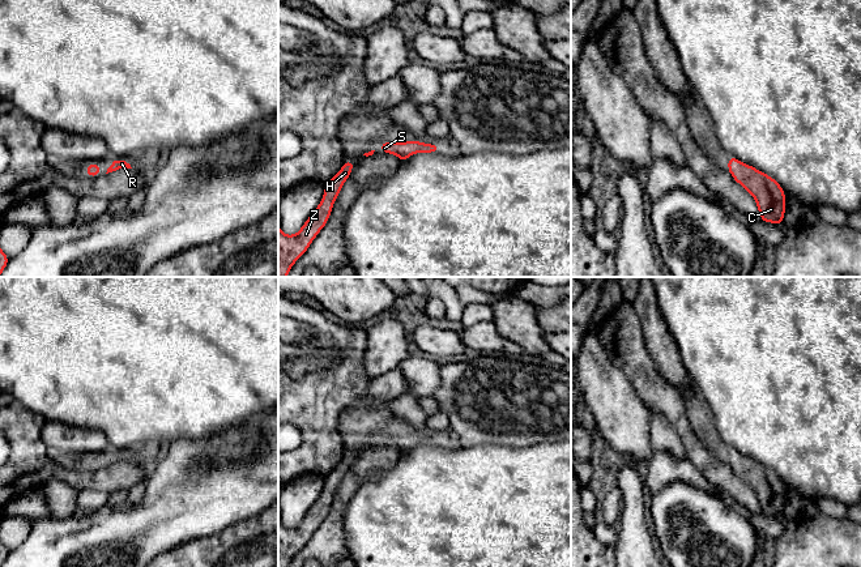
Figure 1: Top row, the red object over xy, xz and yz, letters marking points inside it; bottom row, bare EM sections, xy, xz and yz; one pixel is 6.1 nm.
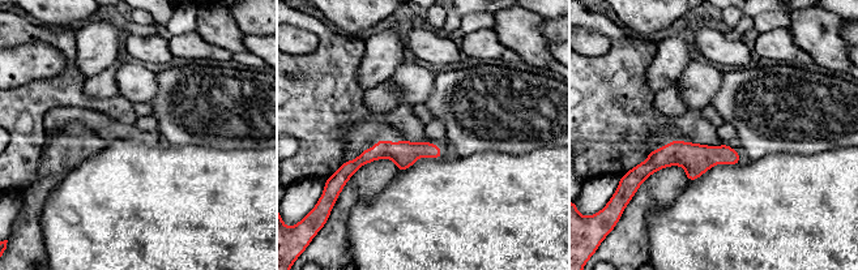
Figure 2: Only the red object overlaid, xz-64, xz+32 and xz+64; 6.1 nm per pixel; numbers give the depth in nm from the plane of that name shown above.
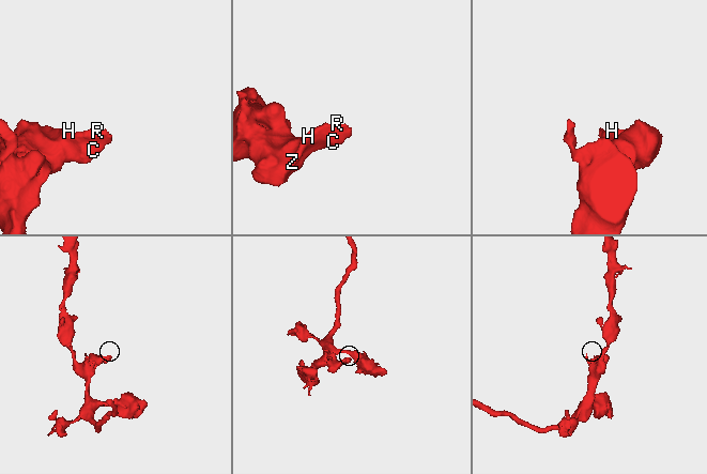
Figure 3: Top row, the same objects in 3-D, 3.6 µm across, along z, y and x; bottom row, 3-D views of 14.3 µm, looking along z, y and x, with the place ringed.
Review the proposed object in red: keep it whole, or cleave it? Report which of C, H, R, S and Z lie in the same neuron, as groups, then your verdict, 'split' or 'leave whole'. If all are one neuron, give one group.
groups C H R S Z; leave whole

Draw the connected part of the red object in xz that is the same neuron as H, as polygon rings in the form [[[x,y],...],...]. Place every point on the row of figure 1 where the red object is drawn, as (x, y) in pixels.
[[[345,161],[341,170],[324,187],[319,206],[295,235],[286,235],[278,225],[278,277],[286,277],[295,261],[308,250],[312,240],[327,225],[331,212],[344,183],[348,180],[354,162]]]

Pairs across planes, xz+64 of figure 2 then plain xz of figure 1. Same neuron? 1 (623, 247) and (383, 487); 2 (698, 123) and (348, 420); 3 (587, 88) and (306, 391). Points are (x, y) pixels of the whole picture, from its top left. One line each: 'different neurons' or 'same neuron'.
1: different neurons
2: different neurons
3: same neuron

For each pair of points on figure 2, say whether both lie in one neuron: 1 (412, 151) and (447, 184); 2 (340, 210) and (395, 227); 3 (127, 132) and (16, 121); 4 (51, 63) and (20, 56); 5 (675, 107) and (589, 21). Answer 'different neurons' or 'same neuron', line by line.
1: different neurons
2: different neurons
3: different neurons
4: same neuron
5: different neurons

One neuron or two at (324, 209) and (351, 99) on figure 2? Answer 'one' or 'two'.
two

